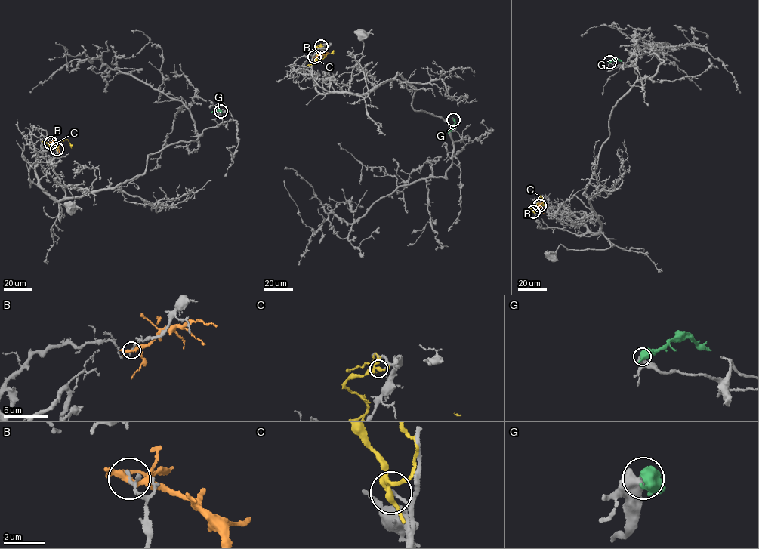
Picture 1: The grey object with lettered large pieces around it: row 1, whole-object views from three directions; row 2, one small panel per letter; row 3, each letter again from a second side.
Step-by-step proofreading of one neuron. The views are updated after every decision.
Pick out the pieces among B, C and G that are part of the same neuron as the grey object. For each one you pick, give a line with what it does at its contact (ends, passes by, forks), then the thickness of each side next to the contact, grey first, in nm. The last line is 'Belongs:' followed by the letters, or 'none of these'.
Belongs: none of these

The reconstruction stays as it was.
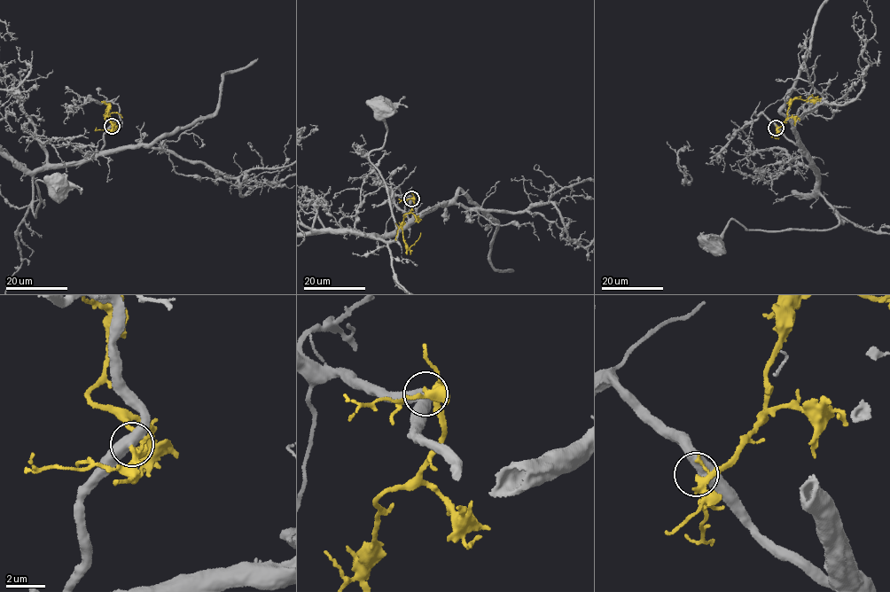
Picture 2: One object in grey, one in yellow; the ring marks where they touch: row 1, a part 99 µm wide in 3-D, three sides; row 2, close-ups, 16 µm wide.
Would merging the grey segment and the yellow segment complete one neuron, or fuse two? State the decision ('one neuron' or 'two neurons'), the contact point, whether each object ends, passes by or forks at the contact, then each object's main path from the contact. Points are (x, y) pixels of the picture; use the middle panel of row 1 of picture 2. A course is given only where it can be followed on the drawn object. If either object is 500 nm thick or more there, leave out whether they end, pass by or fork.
two neurons; place (411, 198); course grey (411, 198), (417, 215), (375, 237), (386, 241), (397, 232), (388, 190), (369, 157), (384, 141), (383, 108); course yellow (411, 198), (413, 205), (404, 214), (401, 224), (403, 242), (408, 247), (417, 240), (421, 232)

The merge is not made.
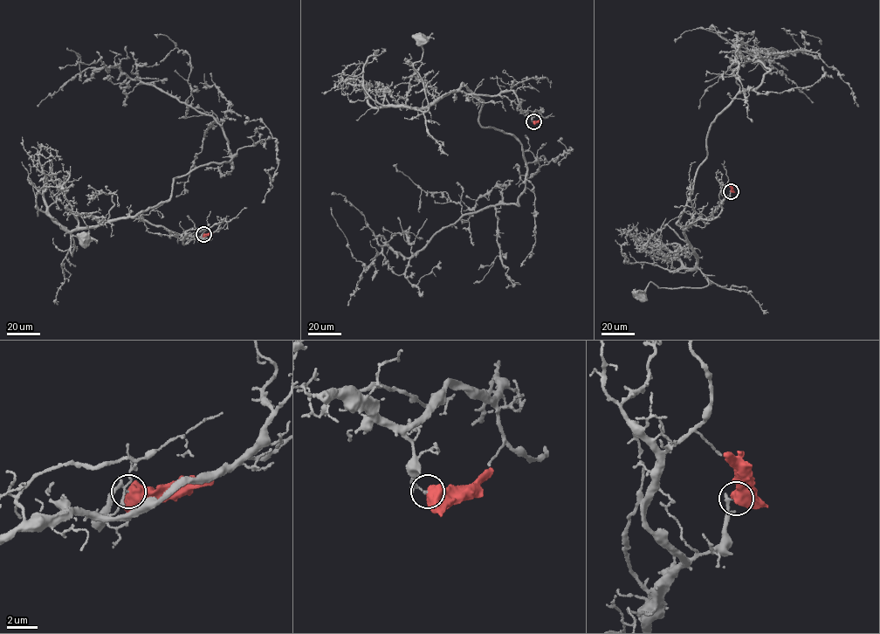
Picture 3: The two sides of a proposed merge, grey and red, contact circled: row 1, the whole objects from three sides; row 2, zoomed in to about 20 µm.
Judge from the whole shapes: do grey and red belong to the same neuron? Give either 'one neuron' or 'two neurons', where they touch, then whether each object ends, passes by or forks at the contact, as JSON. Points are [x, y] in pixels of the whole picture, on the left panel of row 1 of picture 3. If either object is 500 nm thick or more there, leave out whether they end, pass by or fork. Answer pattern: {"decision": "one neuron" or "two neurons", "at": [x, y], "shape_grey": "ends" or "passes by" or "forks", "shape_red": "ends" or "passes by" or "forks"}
{"decision": "two neurons", "at": [203, 234]}

